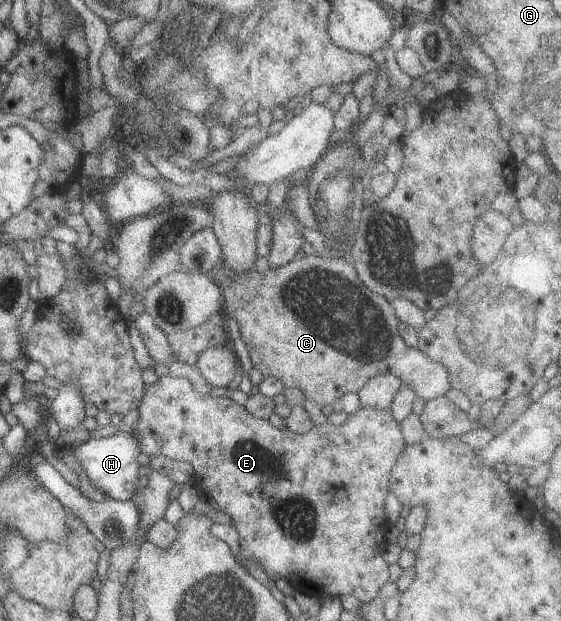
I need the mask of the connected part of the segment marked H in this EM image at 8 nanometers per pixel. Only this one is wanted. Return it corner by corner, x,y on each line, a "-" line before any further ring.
122,428
115,434
106,437
89,437
87,441
79,443
71,450
65,451
65,453
73,455
76,462
80,464
81,470
85,472
91,486
105,494
109,499
129,500
140,486
141,480
137,479
139,466
135,462
135,457
140,452
138,451
138,442
130,430

